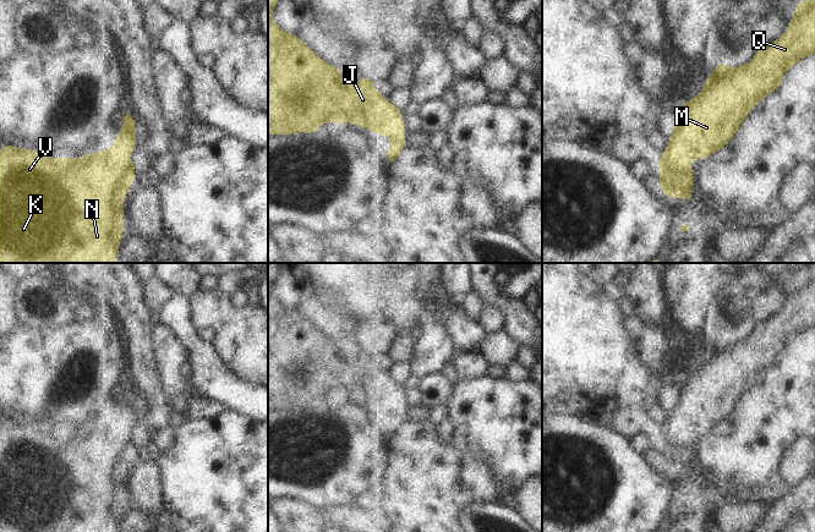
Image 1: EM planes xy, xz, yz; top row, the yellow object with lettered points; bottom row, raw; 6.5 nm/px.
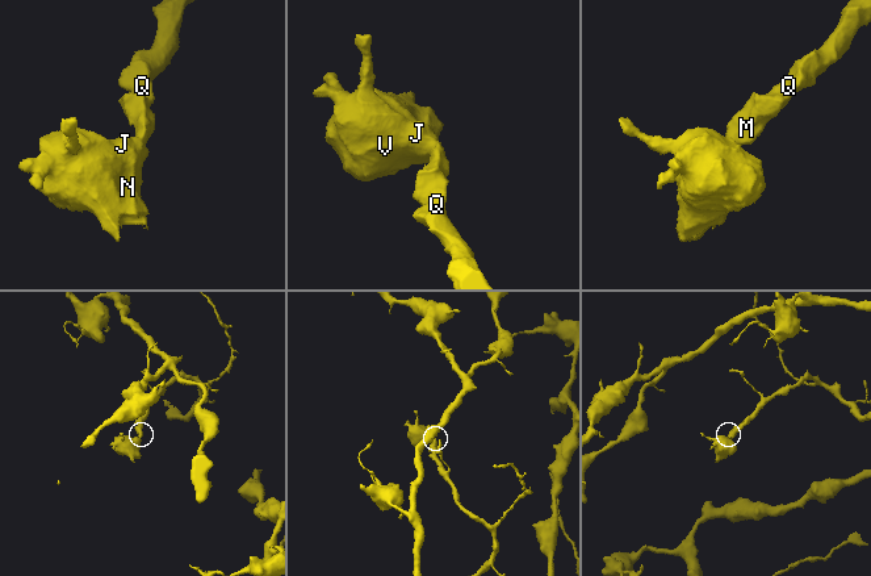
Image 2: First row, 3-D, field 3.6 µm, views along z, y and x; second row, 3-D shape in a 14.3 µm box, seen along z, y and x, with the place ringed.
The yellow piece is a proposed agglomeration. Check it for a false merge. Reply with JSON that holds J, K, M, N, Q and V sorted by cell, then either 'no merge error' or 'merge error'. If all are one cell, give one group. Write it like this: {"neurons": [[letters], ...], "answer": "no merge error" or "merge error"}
{"neurons": [["J", "K", "M", "N", "Q", "V"]], "answer": "no merge error"}

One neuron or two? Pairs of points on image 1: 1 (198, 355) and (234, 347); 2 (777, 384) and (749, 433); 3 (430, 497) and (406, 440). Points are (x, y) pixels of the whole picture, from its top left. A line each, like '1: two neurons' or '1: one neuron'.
1: two neurons
2: one neuron
3: one neuron

